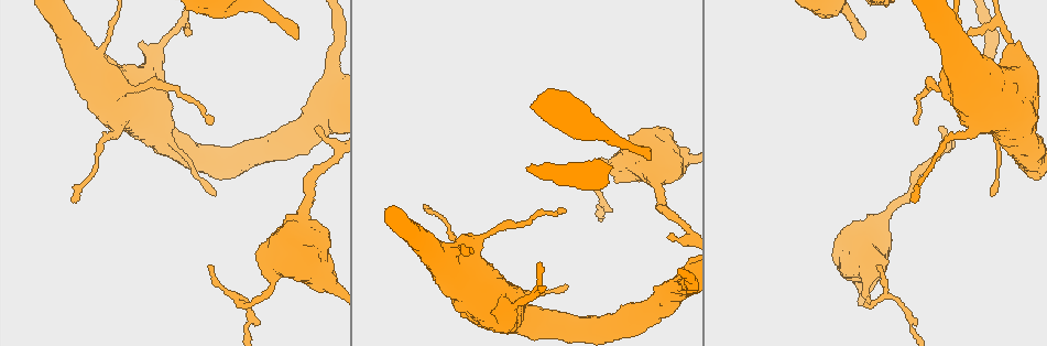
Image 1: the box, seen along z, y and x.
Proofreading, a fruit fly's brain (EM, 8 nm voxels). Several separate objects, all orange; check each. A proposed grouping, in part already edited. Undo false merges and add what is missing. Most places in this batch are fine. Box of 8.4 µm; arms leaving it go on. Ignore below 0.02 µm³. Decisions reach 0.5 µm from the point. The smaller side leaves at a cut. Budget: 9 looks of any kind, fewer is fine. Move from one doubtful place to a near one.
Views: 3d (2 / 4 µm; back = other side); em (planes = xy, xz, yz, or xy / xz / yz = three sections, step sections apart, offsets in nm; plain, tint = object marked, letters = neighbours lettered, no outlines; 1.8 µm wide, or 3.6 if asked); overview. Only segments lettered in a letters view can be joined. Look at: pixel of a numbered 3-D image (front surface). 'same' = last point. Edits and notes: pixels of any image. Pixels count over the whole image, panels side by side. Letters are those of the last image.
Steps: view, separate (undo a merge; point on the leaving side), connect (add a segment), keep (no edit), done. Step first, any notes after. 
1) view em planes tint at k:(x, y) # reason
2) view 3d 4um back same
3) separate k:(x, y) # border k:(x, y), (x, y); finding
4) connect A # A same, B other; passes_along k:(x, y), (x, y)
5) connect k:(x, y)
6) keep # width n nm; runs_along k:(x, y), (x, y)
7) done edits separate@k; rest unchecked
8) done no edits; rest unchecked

view 3d 2um at 1:(916, 115) # thin end

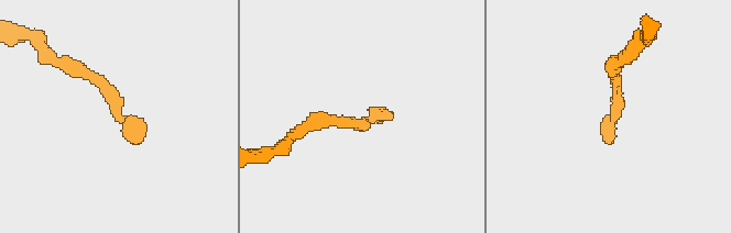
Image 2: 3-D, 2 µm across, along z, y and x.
view em xy step 4 letters at 2:(613, 124) # shape alone is not enough

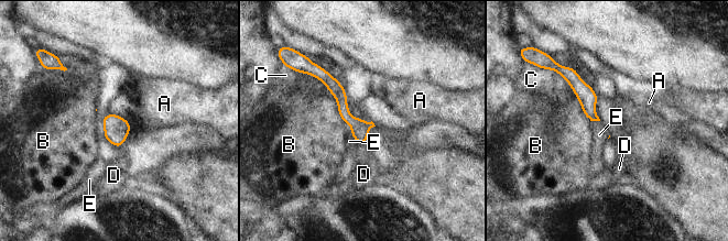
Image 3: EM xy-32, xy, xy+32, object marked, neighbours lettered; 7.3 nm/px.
view em yz step 8 letters same # another direction

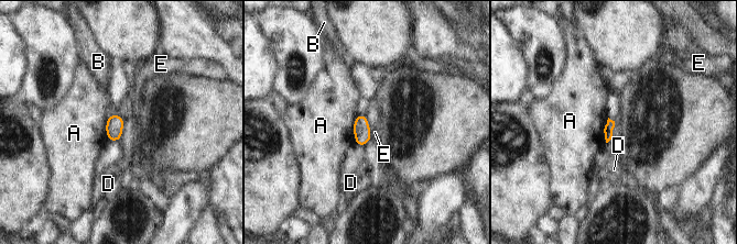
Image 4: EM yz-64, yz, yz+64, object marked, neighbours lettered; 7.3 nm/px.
keep # width 70 nm; A other, B other, D other, E other; border 4:(125, 121), (122, 135), (119, 141); none of them fits

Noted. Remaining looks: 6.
view em xy step 16 tint at 1:(943, 128) # tapers out

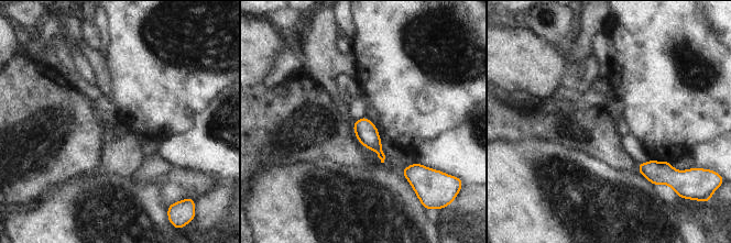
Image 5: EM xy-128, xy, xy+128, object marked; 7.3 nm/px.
view em planes letters same

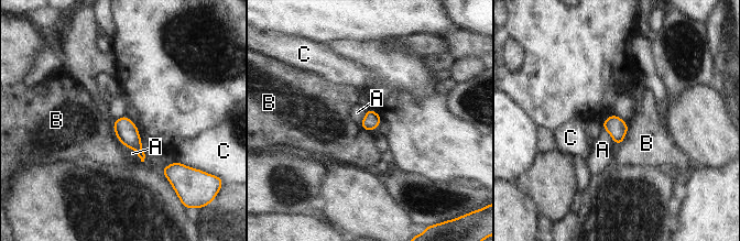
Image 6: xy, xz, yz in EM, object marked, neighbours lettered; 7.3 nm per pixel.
keep # width 120 nm; A other, B other, C other; border 6:(124, 145), (133, 149), (141, 161); no lettered segment goes on from it

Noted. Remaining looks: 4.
view em planes letters at 1:(863, 293)

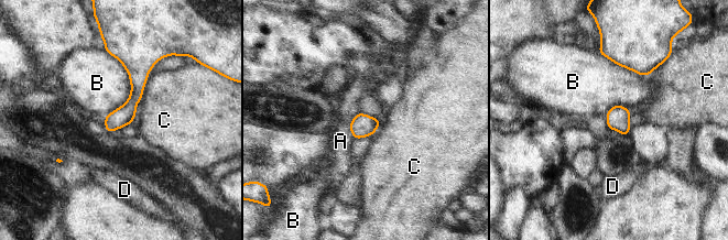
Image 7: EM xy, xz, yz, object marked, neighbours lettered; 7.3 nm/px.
keep # A other, B other, C other, D other; one cell here

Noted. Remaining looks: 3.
view 3d 4um at 1:(187, 33) # branch stops here

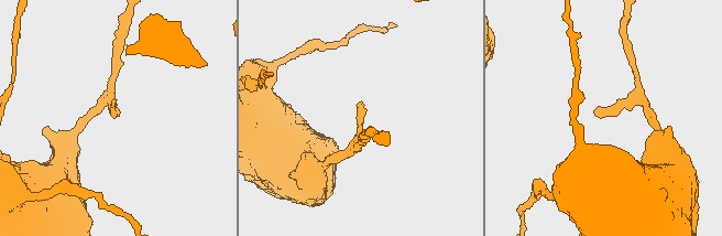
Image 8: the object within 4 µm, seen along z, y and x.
view em 3.6um planes letters at 8:(114, 115) # shape alone is not enough

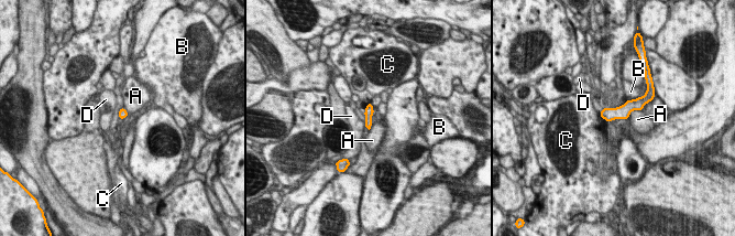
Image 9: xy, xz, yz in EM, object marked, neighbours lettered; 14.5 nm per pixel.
keep # A other, B other, C other, D other; border 9:(642, 109), (634, 109), (625, 119); no lettered segment goes on from it

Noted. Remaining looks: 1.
done no edits; rest unchecked

